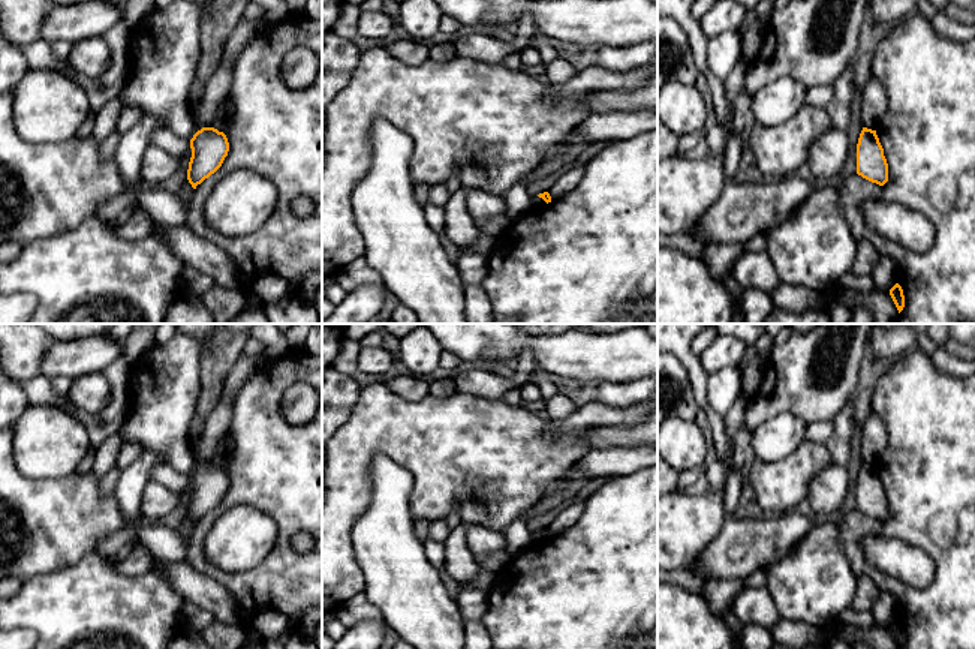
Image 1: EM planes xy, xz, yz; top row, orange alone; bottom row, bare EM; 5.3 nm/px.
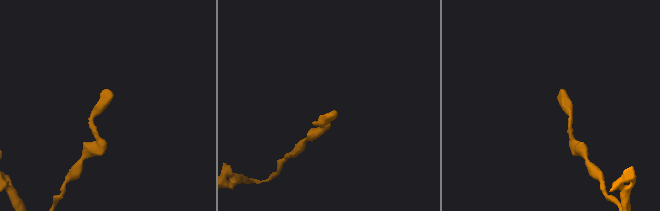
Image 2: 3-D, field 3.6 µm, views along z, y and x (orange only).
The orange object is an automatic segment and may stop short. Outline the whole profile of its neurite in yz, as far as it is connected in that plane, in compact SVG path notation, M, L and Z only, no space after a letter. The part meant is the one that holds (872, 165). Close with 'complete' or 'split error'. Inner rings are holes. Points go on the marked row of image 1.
M863 127L857 144L857 174L884 186L888 181L888 163L876 130Z; complete

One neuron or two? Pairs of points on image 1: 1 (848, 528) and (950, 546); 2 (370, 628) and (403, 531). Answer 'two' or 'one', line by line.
1: one
2: two

